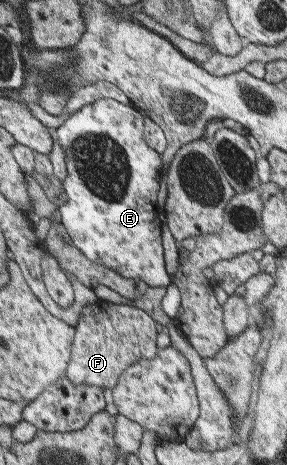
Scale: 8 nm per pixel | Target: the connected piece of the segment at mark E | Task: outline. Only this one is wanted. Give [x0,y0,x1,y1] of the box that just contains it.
[53,99,172,287]

